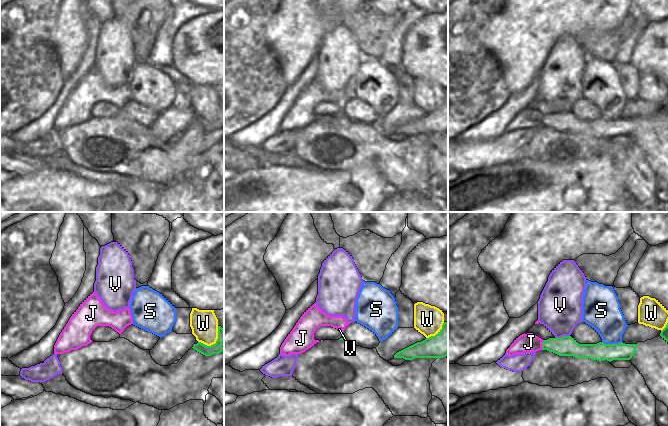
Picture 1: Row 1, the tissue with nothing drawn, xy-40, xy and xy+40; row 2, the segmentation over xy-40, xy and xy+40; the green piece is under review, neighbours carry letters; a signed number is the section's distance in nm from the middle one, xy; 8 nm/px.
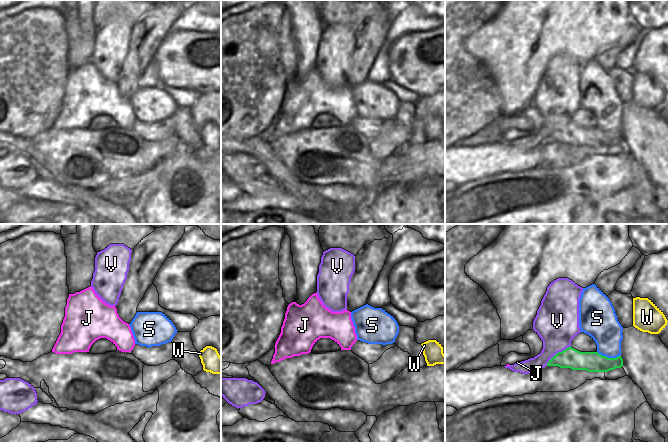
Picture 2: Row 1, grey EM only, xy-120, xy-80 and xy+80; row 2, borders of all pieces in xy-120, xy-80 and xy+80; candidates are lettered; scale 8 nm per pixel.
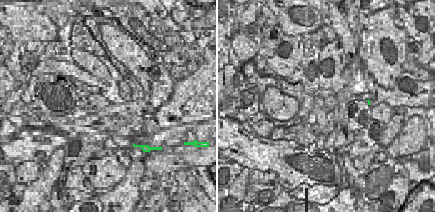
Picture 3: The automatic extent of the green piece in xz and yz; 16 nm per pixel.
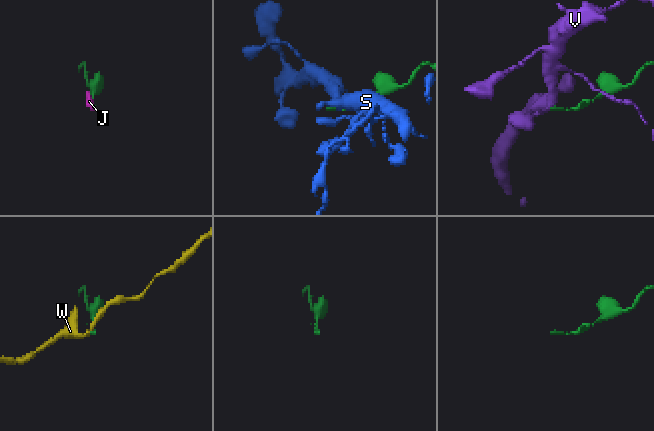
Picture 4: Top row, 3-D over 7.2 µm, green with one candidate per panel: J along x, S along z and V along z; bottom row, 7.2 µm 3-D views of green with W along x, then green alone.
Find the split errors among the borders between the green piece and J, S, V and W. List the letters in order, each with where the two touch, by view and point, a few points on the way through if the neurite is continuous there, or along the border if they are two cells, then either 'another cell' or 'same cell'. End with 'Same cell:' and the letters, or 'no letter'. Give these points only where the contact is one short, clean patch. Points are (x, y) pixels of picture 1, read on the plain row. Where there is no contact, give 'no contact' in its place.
J: xy+40 (542, 121) | along xy+40 (544, 116), (541, 125) | another cell
S: xy+40 (612, 120) | along xy+40 (602, 117), (605, 119), (621, 118) | another cell
V: xy+40 (563, 112) | along xy+40 (569, 111), (555, 113) | another cell
W: xy-40 (215, 119) | along xy-40 (218, 102), (218, 114), (214, 119), (205, 121), (198, 118) | another cell
Same cell: no letter

